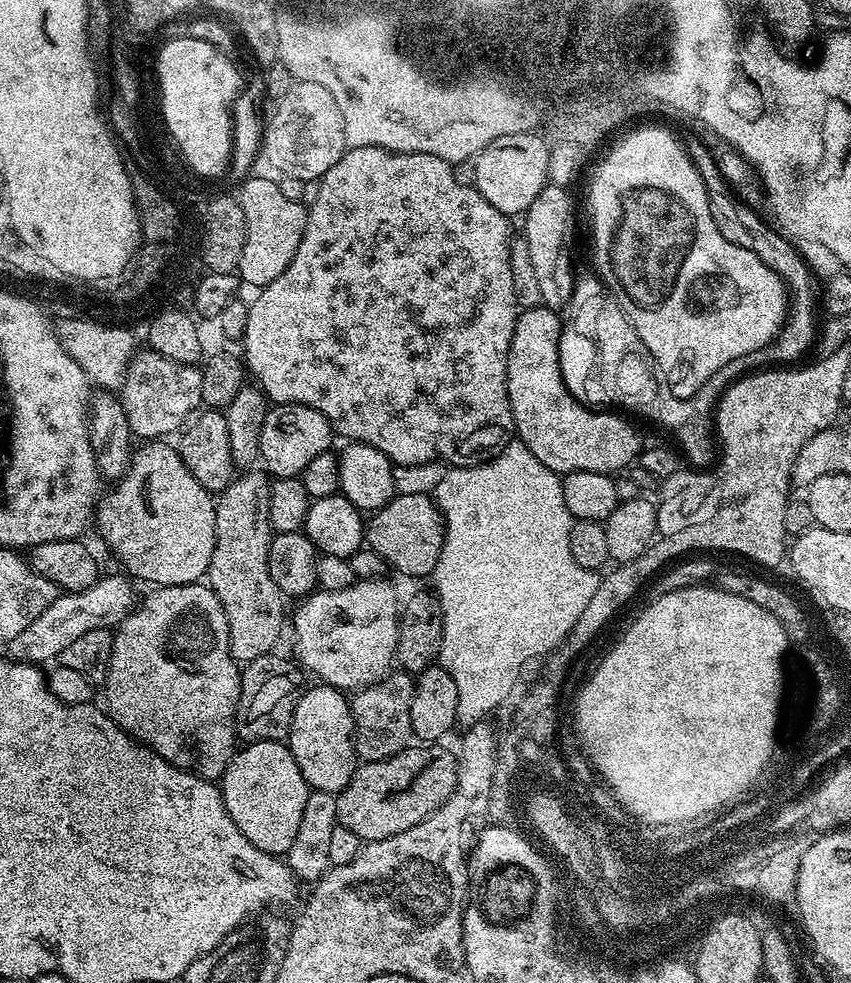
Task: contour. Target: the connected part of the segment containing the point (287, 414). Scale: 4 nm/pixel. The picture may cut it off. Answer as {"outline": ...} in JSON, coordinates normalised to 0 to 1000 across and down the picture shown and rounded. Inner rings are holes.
{"outline":[[[327,411],[316,414],[313,429],[308,429],[306,468],[316,485],[327,488],[350,486],[373,462],[391,455],[392,440],[388,429],[374,417],[354,411]]]}

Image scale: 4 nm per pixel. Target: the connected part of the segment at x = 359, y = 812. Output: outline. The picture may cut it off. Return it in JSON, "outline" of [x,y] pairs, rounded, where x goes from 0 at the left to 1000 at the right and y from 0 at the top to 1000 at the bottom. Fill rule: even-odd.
{"outline":[[[489,757],[475,761],[456,772],[435,773],[422,776],[411,796],[394,811],[396,821],[395,836],[421,849],[425,857],[447,856],[449,852],[462,851],[463,848],[479,844],[482,840],[503,831],[515,820],[526,814],[536,802],[535,768],[531,769],[517,757]]]}

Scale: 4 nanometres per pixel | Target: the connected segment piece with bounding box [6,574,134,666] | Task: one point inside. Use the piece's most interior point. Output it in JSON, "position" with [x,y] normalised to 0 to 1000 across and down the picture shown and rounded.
{"position":[126,612]}

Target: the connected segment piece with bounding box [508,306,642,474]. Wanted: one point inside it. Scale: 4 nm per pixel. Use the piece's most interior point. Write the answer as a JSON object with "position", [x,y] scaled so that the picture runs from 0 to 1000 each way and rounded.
{"position":[664,443]}

